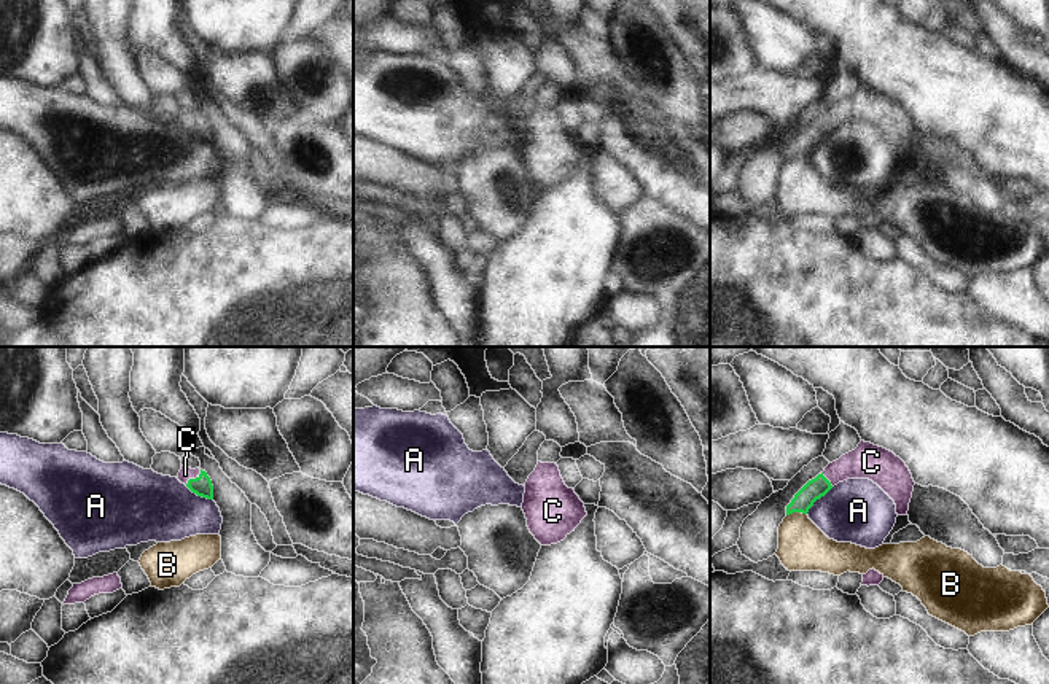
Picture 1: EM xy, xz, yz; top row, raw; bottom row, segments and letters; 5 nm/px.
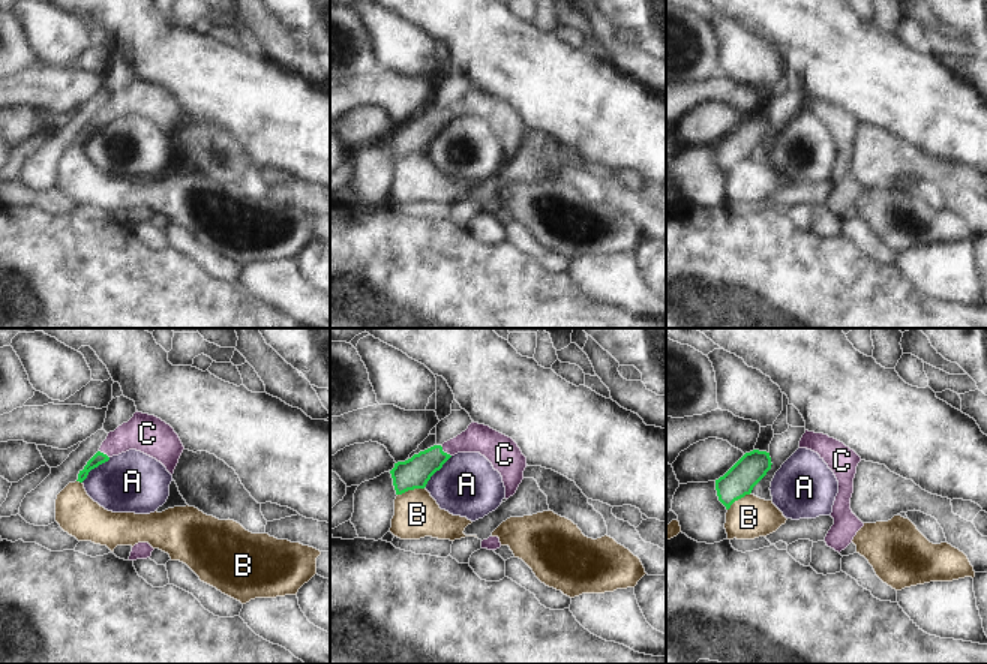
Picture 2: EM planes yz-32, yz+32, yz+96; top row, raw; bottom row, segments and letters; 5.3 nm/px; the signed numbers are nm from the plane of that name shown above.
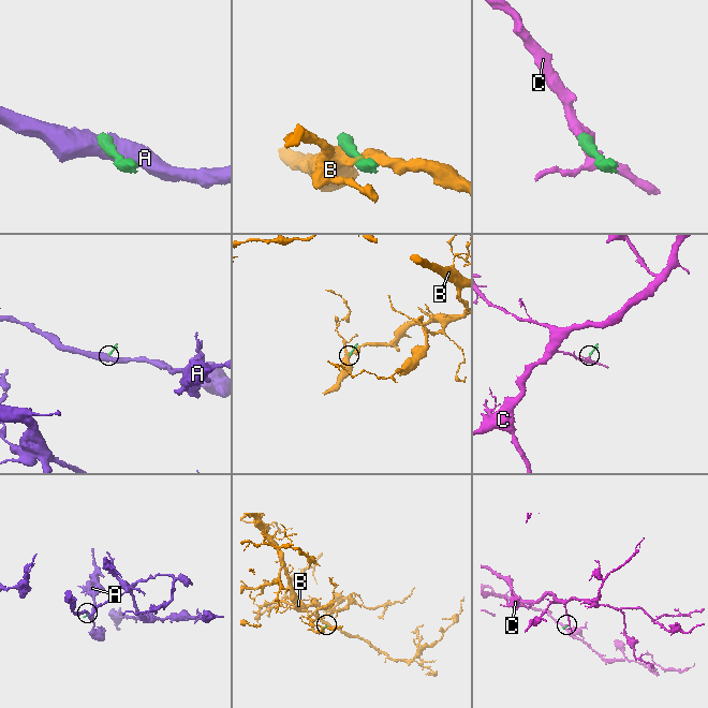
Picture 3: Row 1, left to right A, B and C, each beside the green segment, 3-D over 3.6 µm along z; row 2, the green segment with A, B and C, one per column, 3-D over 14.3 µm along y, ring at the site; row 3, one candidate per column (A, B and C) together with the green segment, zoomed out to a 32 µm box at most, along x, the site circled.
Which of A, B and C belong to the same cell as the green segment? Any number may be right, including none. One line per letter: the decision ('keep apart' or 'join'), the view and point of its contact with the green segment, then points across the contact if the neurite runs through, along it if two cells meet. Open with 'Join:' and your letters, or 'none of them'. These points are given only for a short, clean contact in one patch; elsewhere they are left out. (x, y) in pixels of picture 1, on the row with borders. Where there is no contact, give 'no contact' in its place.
Join: C
A: keep apart; meets green in yz at (818, 498); border along yz (833, 487), (806, 512)
B: keep apart; meets green in yz at (796, 511)
C: join; meets green in xy at (193, 479); runs through xy (201, 485), (193, 479), (185, 474)

